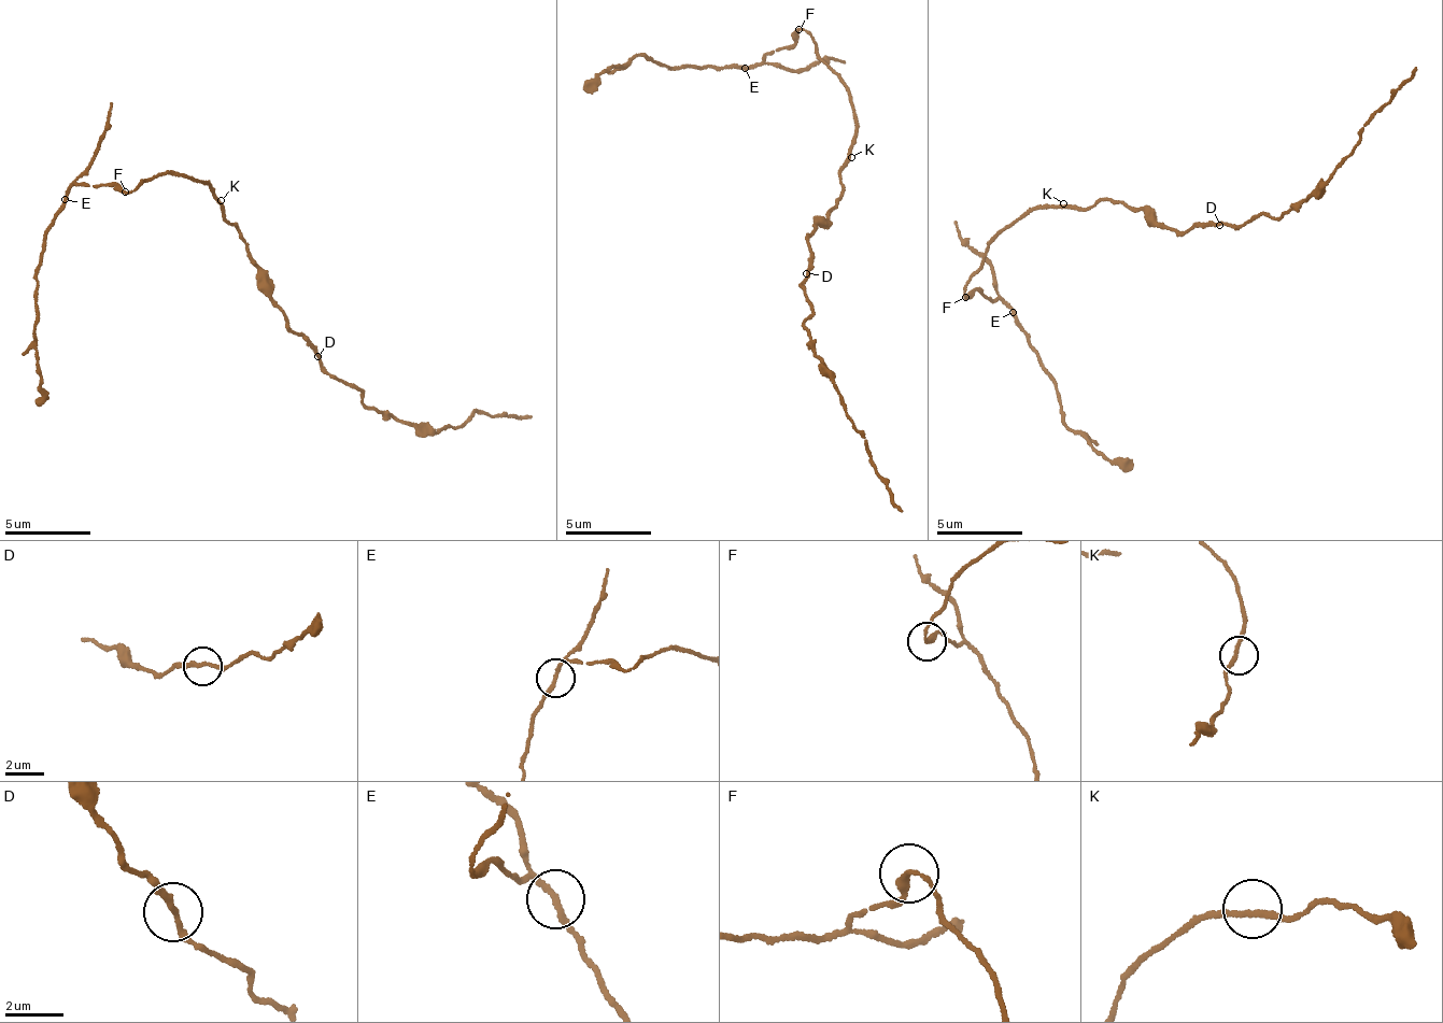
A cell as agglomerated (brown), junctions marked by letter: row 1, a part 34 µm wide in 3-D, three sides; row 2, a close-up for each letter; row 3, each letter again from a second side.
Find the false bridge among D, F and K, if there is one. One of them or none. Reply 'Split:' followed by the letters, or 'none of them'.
Split: F

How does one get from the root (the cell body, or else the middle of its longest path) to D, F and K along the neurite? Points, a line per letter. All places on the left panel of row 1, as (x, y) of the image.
D: (229, 224), (241, 229), (272, 300), (288, 316), (288, 329), (308, 341), (317, 356)
F: (229, 224), (221, 216), (221, 200), (208, 189), (209, 186), (184, 172), (172, 174), (168, 170), (126, 193)
K: (229, 224), (221, 216), (221, 200)

